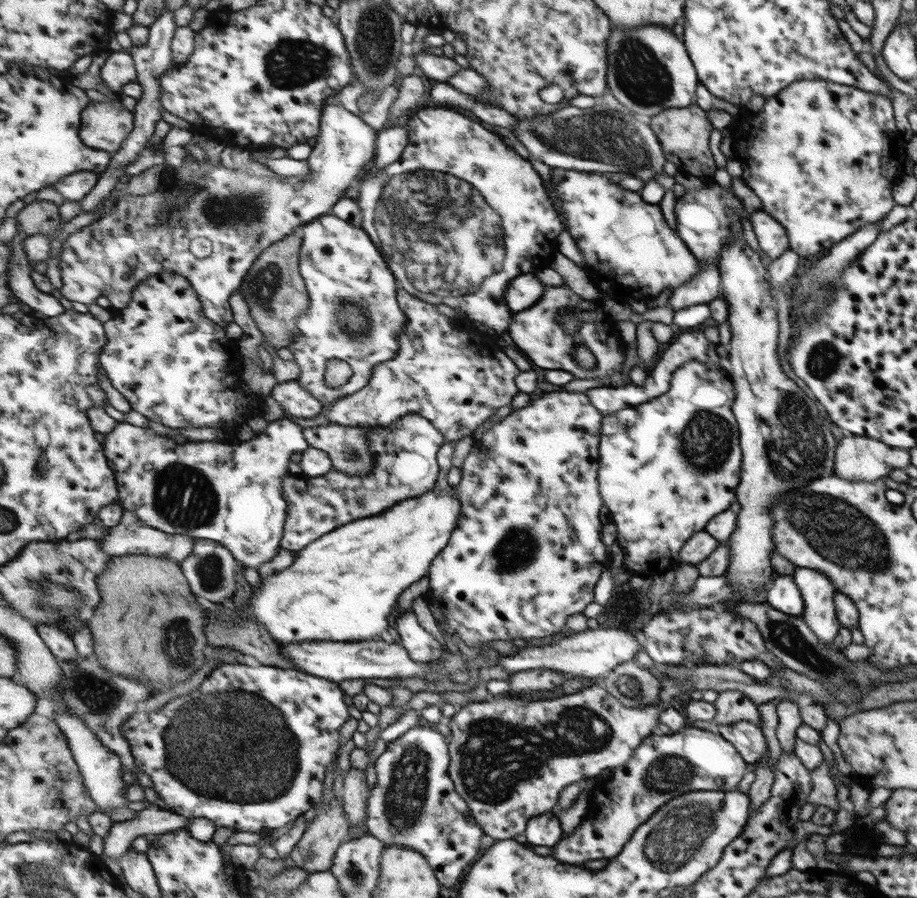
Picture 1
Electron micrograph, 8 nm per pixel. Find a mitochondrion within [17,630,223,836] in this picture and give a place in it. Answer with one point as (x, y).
(96, 696)

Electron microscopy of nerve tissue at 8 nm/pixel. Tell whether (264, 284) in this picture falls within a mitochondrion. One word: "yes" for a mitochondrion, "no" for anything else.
yes

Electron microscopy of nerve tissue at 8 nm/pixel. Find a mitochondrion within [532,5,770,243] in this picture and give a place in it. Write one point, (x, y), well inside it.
(639, 75)

